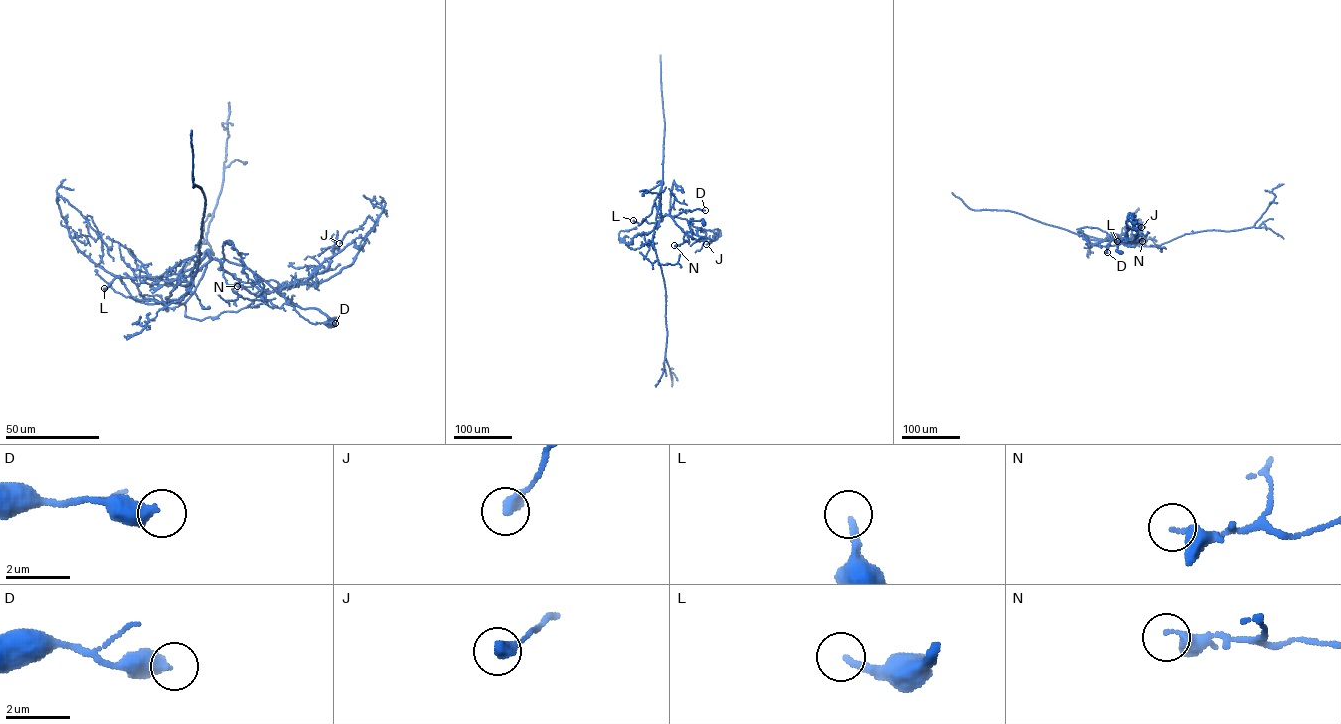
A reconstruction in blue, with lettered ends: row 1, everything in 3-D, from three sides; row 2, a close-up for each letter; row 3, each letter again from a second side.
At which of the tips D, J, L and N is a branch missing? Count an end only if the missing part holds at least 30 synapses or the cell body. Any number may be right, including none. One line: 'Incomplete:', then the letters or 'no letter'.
Incomplete: no letter

